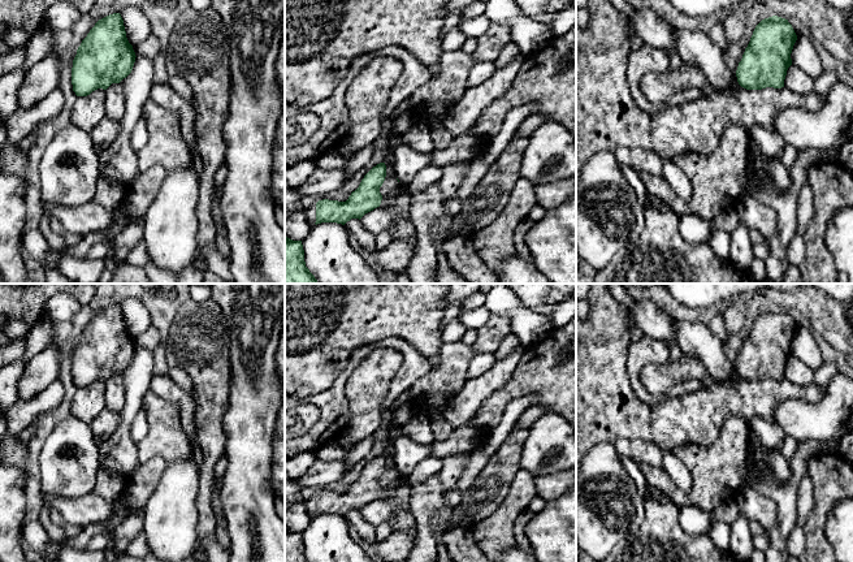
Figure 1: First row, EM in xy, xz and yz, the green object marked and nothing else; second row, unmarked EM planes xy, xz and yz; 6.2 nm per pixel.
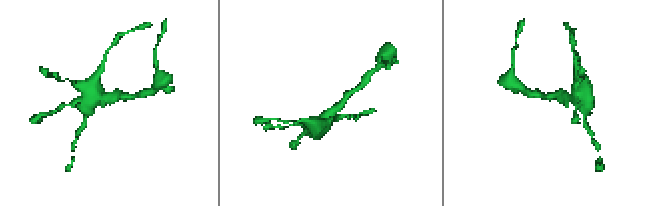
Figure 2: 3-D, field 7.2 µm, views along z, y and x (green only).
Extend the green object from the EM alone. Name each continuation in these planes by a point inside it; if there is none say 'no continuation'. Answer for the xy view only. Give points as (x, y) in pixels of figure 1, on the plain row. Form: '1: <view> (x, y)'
no continuation

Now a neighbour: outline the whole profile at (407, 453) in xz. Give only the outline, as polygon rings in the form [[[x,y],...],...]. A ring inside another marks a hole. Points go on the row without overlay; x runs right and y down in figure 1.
[[[402,425],[394,431],[394,462],[402,481],[408,481],[412,470],[432,454],[432,445],[419,444],[408,437]]]

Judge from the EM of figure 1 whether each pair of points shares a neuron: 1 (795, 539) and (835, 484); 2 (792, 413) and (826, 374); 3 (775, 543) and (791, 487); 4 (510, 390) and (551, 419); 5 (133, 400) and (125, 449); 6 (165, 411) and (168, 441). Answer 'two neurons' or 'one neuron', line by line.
1: two neurons
2: two neurons
3: one neuron
4: two neurons
5: one neuron
6: one neuron

